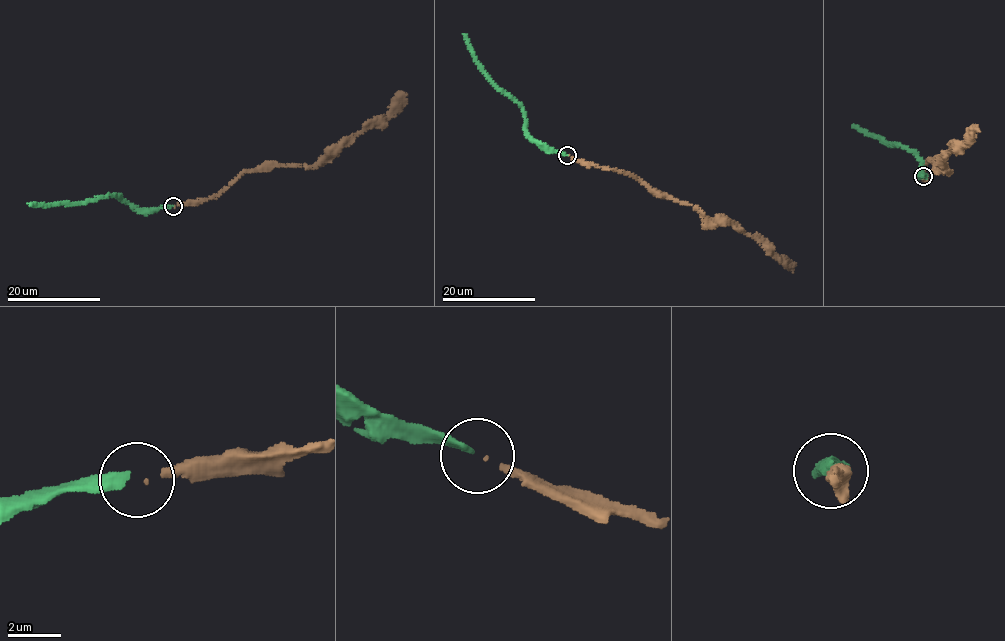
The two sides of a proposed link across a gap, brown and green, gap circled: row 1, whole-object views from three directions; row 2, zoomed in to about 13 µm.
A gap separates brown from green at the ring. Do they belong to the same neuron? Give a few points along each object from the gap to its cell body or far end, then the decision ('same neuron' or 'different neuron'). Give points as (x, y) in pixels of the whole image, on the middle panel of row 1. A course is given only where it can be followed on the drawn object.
brown via (568, 156), (600, 168), (625, 172), (653, 189), (700, 210), (708, 218), (724, 218), (751, 236), (792, 272) | green via (566, 154), (545, 150), (531, 141), (522, 107), (502, 92), (482, 68), (463, 33) | same neuron

